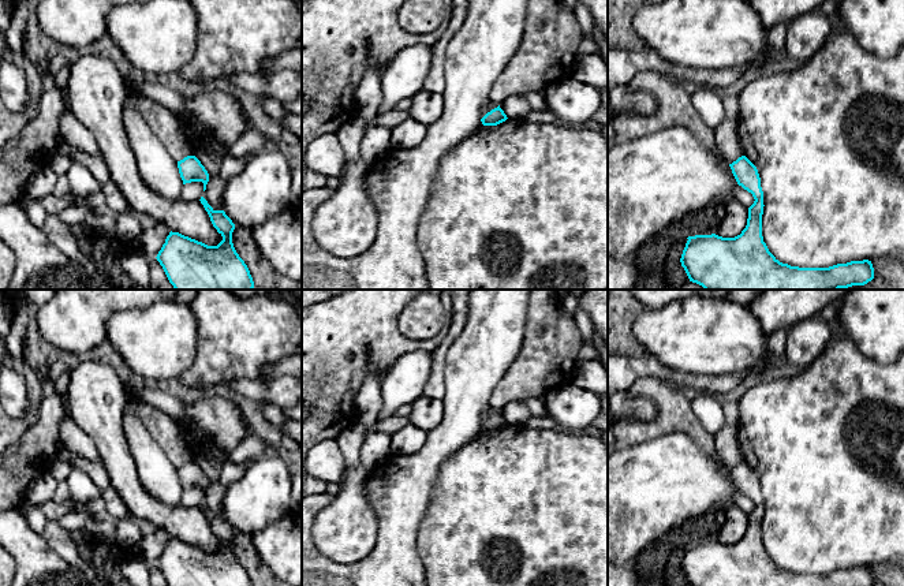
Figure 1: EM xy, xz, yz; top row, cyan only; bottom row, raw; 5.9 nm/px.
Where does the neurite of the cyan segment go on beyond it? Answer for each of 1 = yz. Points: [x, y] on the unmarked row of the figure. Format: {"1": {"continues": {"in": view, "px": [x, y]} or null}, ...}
{"1": {"continues": null}}

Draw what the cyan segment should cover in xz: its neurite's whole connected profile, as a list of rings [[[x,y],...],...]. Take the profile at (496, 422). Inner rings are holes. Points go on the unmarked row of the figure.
[[[500,411],[490,418],[488,418],[482,425],[483,432],[497,432],[503,428],[505,428],[508,423],[504,419],[504,417],[500,414]]]

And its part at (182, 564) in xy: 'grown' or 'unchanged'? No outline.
unchanged

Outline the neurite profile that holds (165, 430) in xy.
[[[132,400],[128,403],[128,408],[141,418],[175,467],[180,467],[187,462],[195,462],[197,454],[187,444],[186,429],[179,421],[143,402]]]

